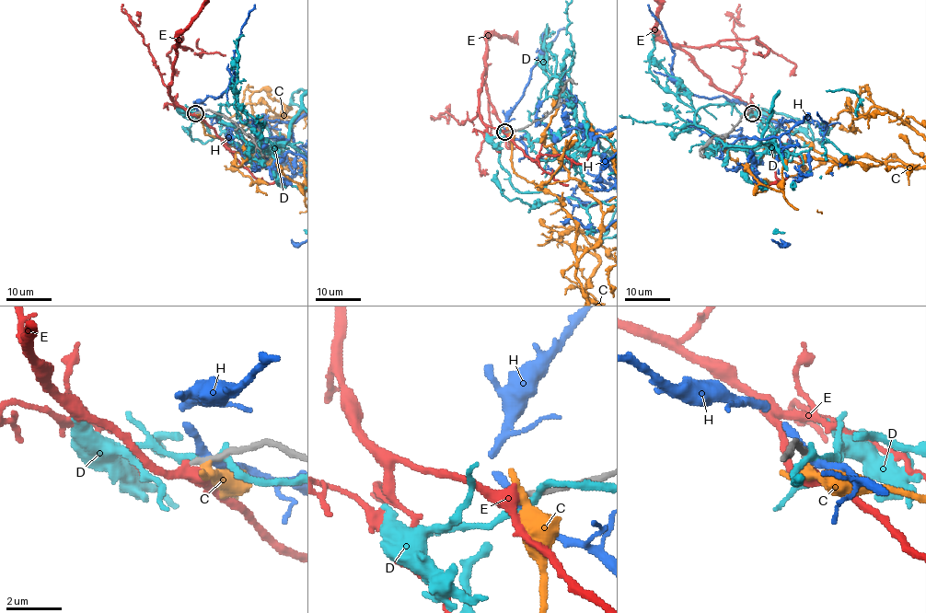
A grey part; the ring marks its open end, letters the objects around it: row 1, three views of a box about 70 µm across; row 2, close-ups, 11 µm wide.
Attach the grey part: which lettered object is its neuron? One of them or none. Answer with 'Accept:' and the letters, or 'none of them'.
Accept: E

